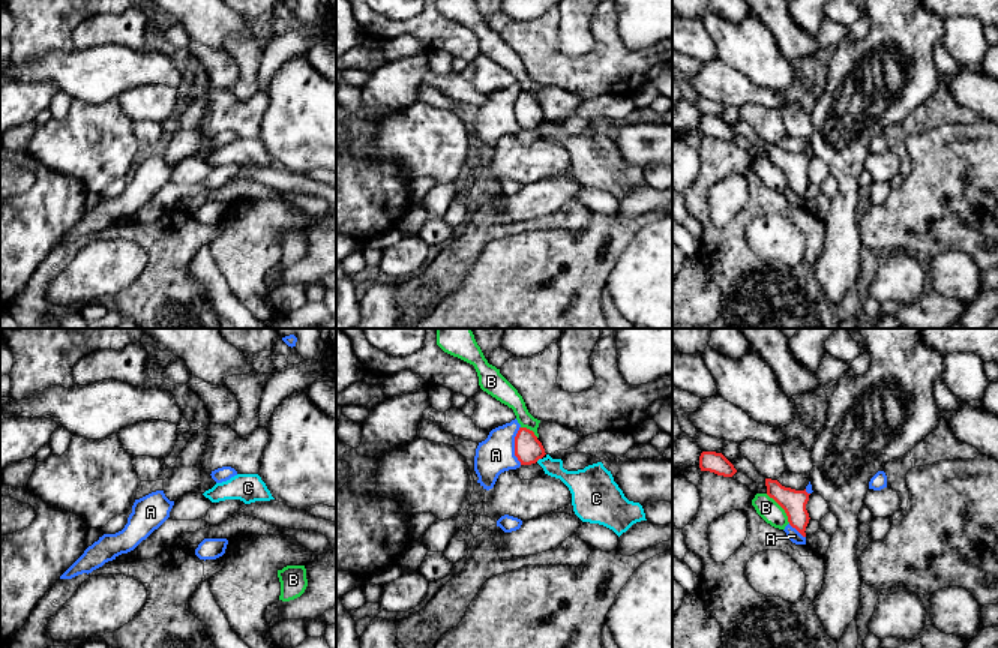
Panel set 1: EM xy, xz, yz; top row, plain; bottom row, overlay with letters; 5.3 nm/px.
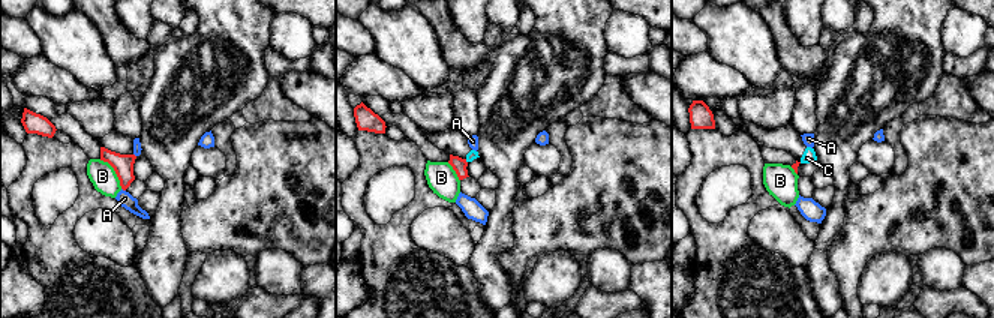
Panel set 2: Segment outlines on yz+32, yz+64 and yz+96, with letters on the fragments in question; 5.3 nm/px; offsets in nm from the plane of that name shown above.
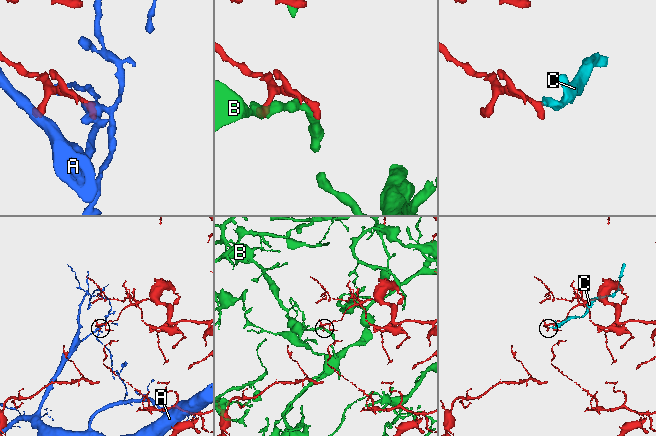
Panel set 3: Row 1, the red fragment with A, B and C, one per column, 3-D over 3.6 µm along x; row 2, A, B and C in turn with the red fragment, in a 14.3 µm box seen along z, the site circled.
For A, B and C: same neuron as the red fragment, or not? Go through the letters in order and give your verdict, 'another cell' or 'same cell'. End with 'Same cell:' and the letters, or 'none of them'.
A: another cell
B: another cell
C: another cell
Same cell: none of them

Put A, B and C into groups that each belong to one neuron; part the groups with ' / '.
A / B / C

